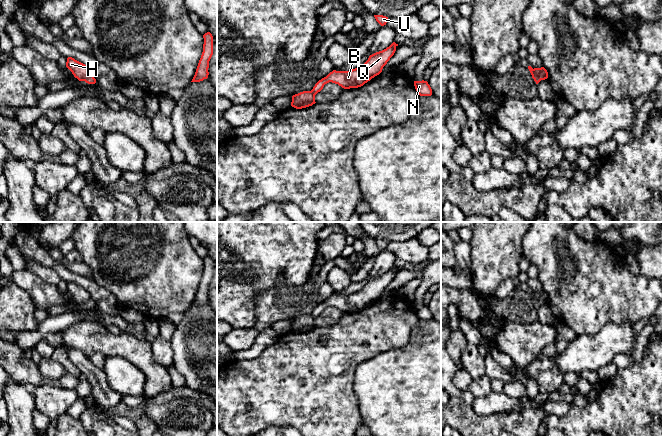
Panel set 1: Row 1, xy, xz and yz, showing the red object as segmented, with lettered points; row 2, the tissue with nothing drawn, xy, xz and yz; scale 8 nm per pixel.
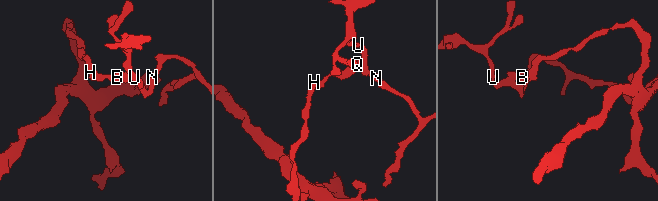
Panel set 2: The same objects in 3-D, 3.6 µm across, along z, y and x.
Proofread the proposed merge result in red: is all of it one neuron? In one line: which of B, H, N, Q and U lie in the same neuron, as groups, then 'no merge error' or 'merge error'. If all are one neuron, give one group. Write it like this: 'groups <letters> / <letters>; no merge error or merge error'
groups B N Q U / H; merge error

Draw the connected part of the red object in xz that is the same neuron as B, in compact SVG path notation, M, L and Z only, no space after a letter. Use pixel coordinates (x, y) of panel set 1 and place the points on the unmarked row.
M393 266L386 273L369 280L368 284L358 292L350 295L333 294L326 301L319 304L311 314L313 319L320 316L324 309L332 306L344 313L358 312L382 296L383 291L394 279L398 268Z

